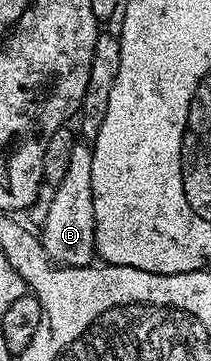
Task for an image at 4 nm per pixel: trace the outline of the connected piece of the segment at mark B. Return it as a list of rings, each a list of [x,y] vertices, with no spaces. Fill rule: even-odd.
[[[76,141],[73,156],[69,159],[69,172],[65,172],[61,184],[51,191],[51,203],[47,206],[47,215],[43,218],[41,241],[48,258],[56,266],[90,266],[96,261],[95,253],[95,217],[93,216],[93,156],[92,147],[86,141]]]

